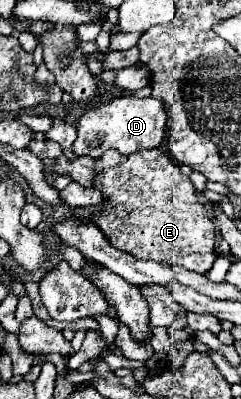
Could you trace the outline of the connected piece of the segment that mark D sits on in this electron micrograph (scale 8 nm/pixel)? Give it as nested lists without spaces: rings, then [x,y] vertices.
[[[122,96],[110,102],[98,104],[86,110],[76,122],[76,142],[72,150],[78,156],[98,158],[106,150],[114,148],[120,154],[132,154],[144,148],[156,148],[164,140],[166,134],[166,110],[158,98],[136,98],[136,96]]]

